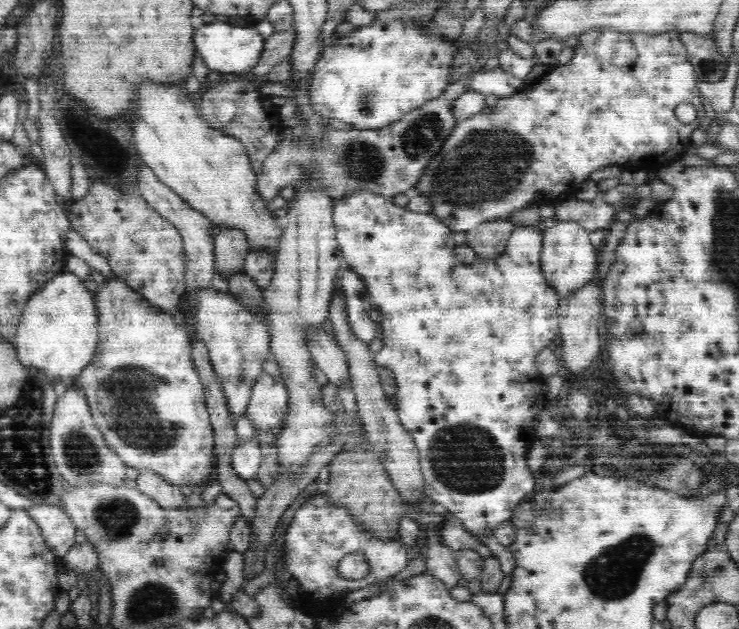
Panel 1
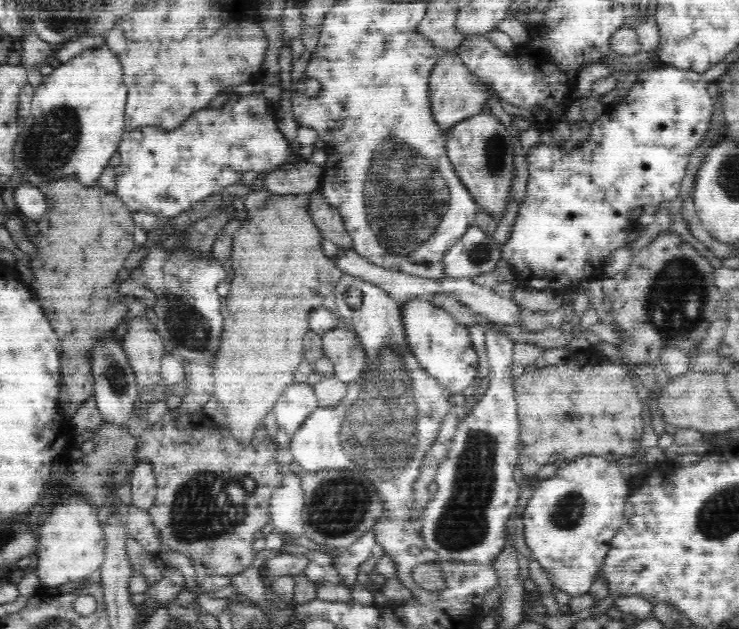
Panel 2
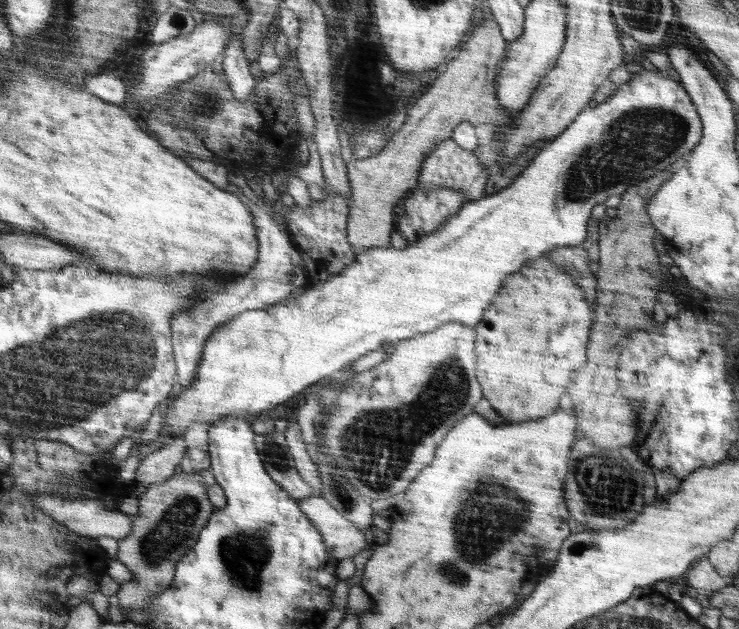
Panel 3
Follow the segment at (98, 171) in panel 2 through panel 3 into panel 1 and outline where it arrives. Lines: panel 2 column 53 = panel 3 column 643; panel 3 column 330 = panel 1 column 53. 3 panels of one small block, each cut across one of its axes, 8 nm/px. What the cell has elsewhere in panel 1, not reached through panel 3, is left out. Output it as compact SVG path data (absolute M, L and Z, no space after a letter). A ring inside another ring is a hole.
M70 270L52 278L26 302L16 330L15 356L24 367L56 376L76 376L93 361L99 341L94 297Z

